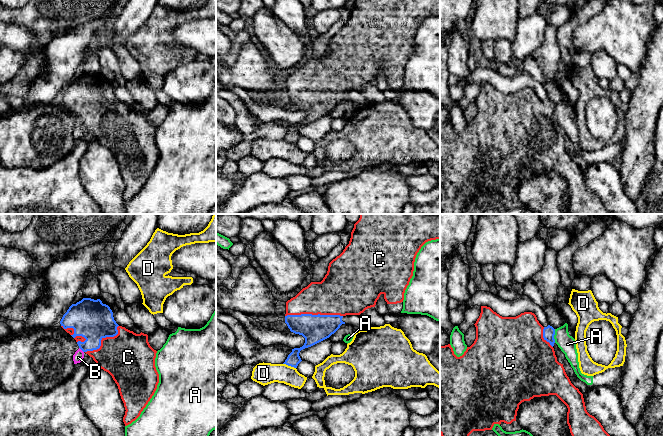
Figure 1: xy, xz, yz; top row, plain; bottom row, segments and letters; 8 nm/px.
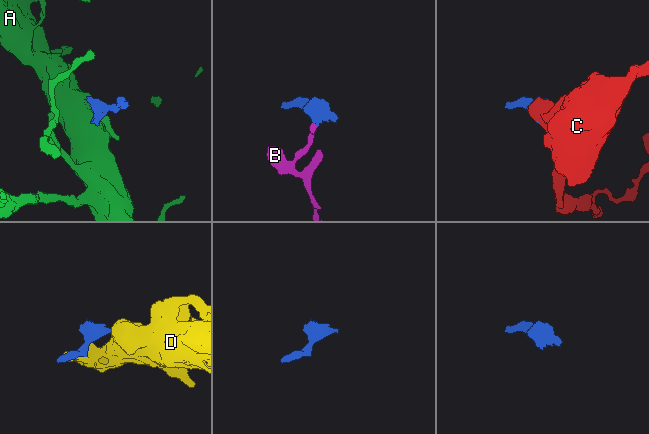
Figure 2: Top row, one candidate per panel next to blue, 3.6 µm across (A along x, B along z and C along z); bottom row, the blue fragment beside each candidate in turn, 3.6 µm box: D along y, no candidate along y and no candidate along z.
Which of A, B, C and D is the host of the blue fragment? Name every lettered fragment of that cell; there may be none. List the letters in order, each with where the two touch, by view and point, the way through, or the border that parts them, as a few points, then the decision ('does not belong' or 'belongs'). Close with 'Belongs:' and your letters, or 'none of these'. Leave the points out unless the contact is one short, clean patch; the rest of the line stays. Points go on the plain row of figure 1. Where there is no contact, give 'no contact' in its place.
A: contact yz (553, 112); border yz (555, 105), (554, 118); does not belong
B: contact xy (81, 125); border xy (79, 123), (83, 128); does not belong
C: contact xz (313, 91); belongs
D: contact xz (289, 141); border xz (283, 139), (295, 144); does not belong
Belongs: C

